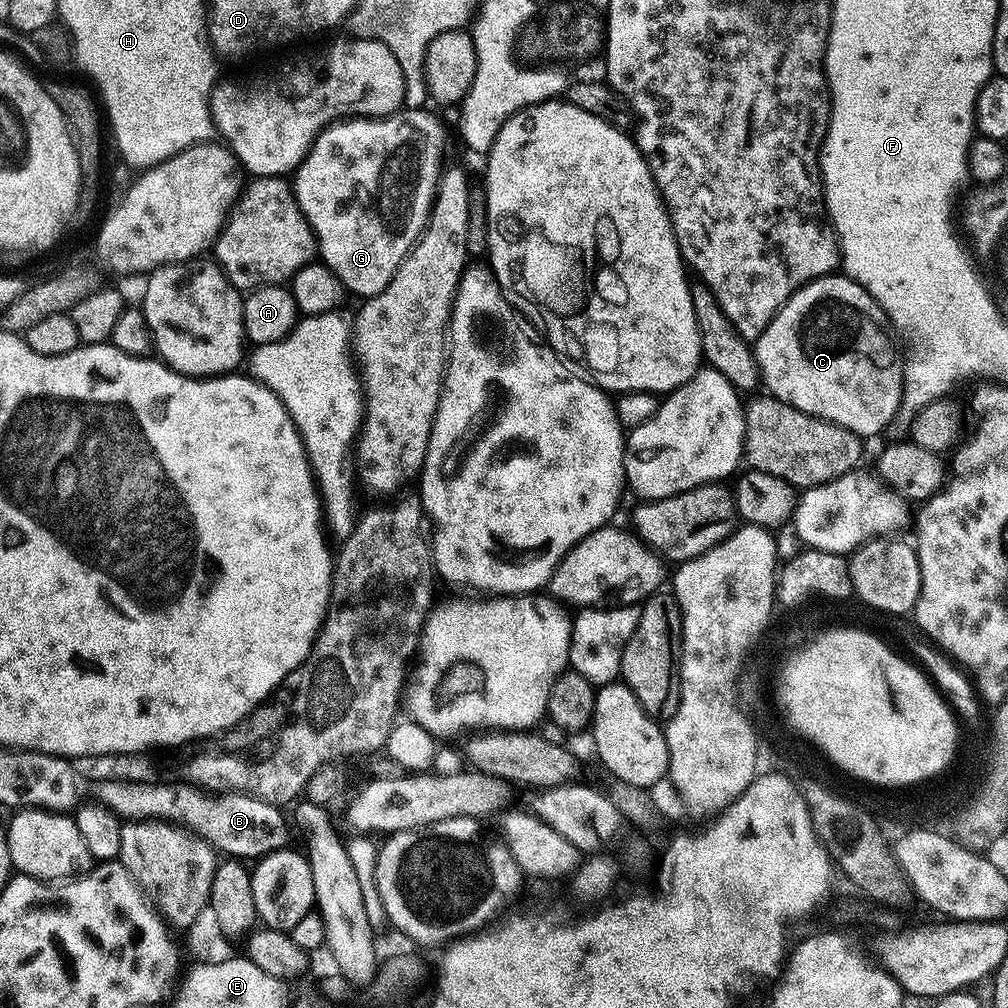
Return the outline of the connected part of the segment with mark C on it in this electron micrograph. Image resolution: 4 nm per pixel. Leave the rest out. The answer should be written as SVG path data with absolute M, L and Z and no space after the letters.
M829 274L819 276L817 280L812 280L809 284L804 284L795 292L791 298L779 308L772 321L764 327L762 334L755 337L754 357L756 360L756 369L760 372L760 380L765 384L767 391L776 396L782 402L802 410L808 416L817 416L819 420L828 420L840 428L845 428L856 433L861 438L867 436L876 436L884 427L896 417L896 410L900 404L900 394L904 389L904 369L902 367L902 356L898 351L897 341L890 331L889 317L886 315L879 302L873 298L863 286L856 283L848 277L847 274Z

